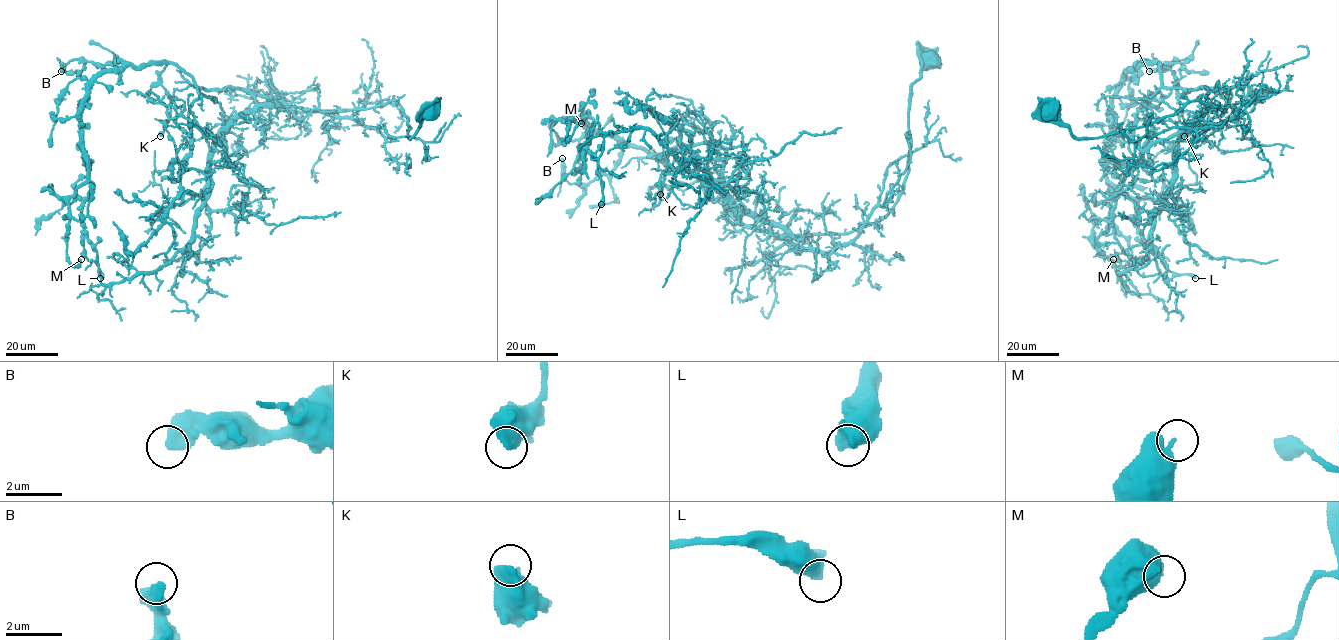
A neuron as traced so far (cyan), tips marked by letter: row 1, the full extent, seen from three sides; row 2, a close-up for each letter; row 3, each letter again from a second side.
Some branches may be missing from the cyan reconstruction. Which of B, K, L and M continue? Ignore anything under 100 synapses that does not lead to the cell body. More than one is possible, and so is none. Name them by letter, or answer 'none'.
none

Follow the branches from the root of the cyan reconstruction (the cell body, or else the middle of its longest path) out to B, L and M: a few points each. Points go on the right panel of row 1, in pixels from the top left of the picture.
B: (1051, 111), (1098, 137), (1225, 109), (1137, 65), (1174, 59), (1149, 71)
L: (1051, 111), (1098, 137), (1225, 100), (1144, 63), (1112, 101), (1107, 178), (1145, 246), (1195, 278)
M: (1051, 111), (1098, 137), (1225, 100), (1165, 88), (1158, 63), (1127, 71), (1105, 178), (1131, 258), (1113, 259)

